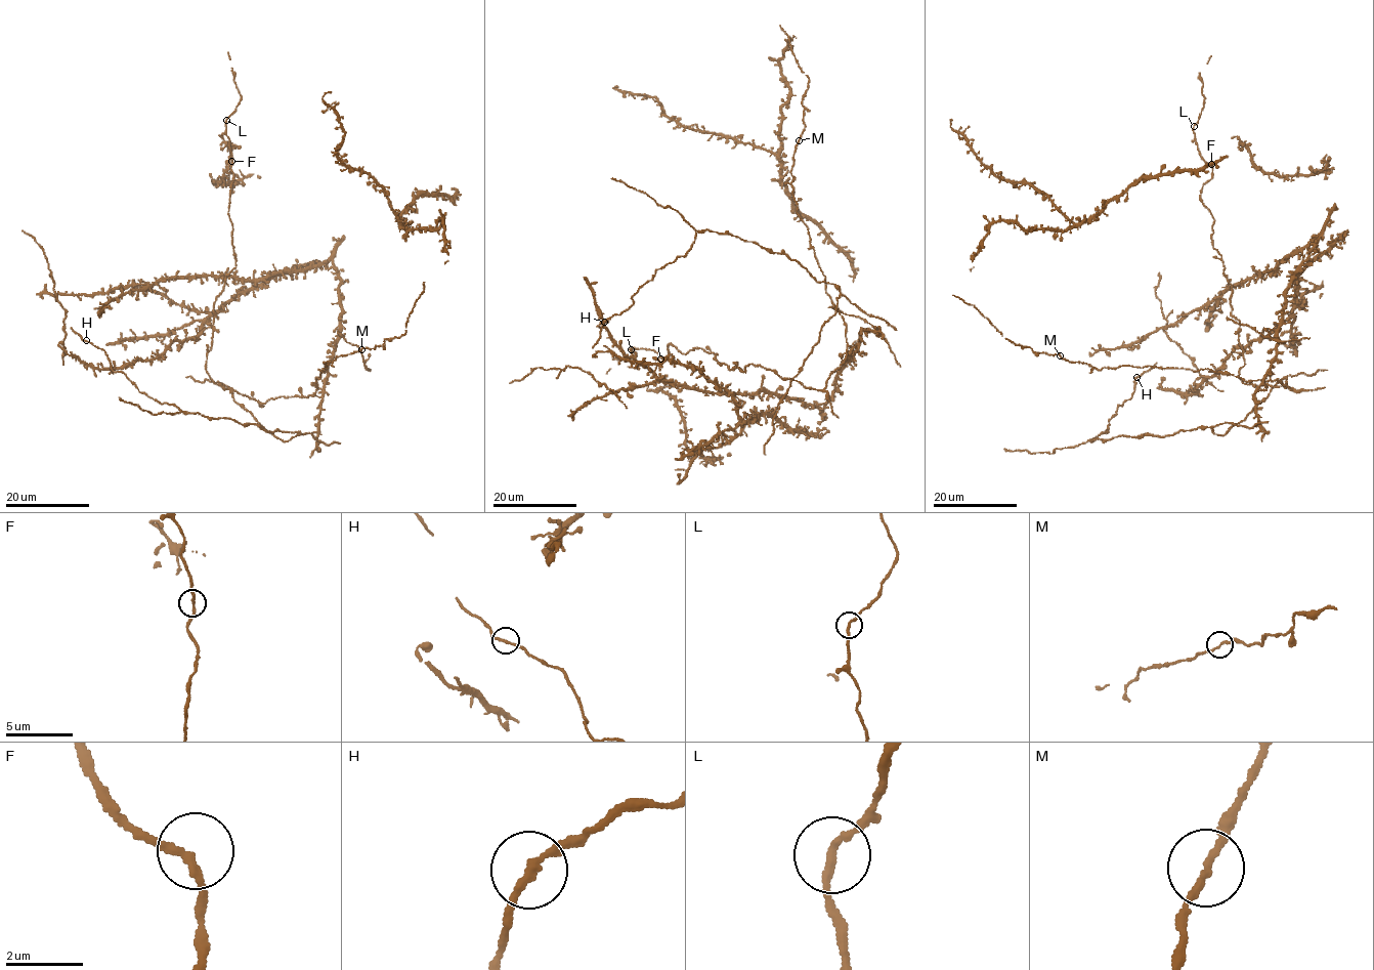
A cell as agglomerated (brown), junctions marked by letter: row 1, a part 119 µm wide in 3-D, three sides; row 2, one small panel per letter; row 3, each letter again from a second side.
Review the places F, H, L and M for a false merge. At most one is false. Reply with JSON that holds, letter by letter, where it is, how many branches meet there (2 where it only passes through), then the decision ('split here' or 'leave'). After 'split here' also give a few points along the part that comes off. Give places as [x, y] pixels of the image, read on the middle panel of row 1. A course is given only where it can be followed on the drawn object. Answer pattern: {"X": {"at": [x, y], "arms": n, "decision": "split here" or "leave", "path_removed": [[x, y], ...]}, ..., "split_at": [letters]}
{"F": {"at": [660, 359], "arms": 2, "decision": "leave"}, "H": {"at": [604, 322], "arms": 2, "decision": "leave"}, "L": {"at": [631, 349], "arms": 2, "decision": "leave"}, "M": {"at": [799, 140], "arms": 2, "decision": "leave"}, "split_at": []}

